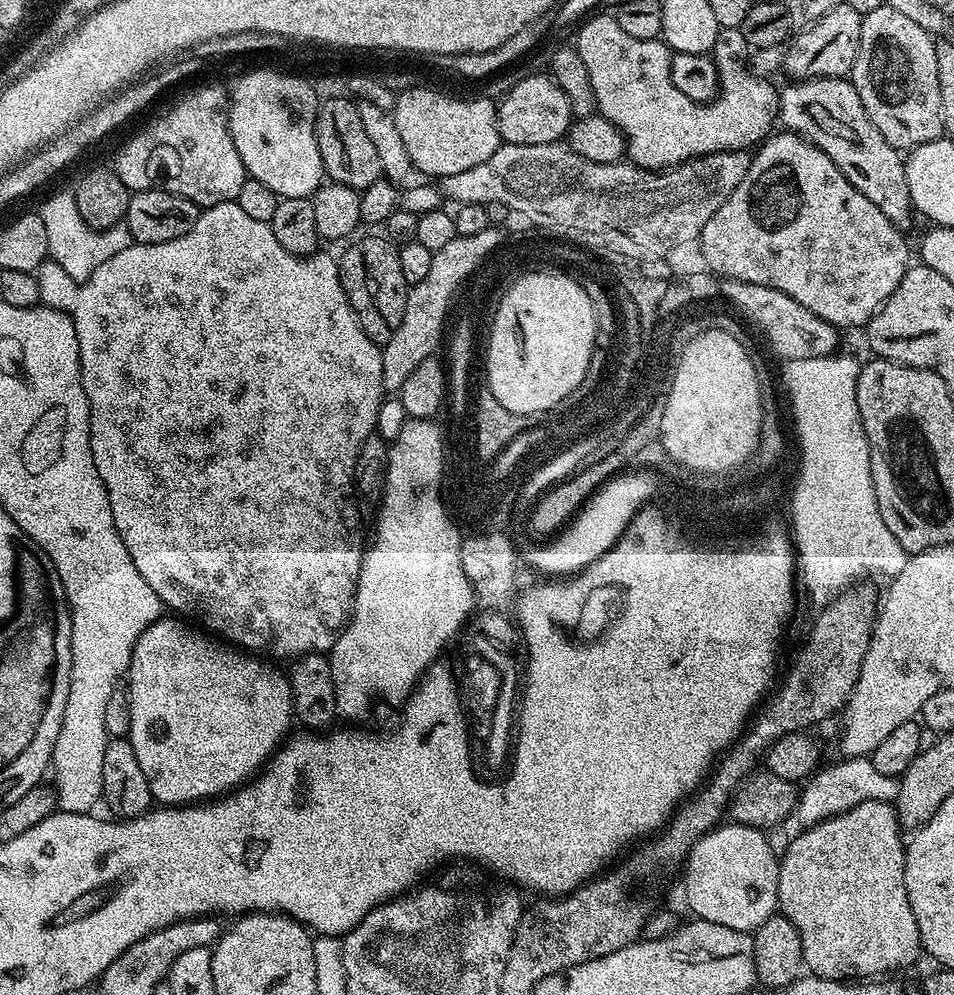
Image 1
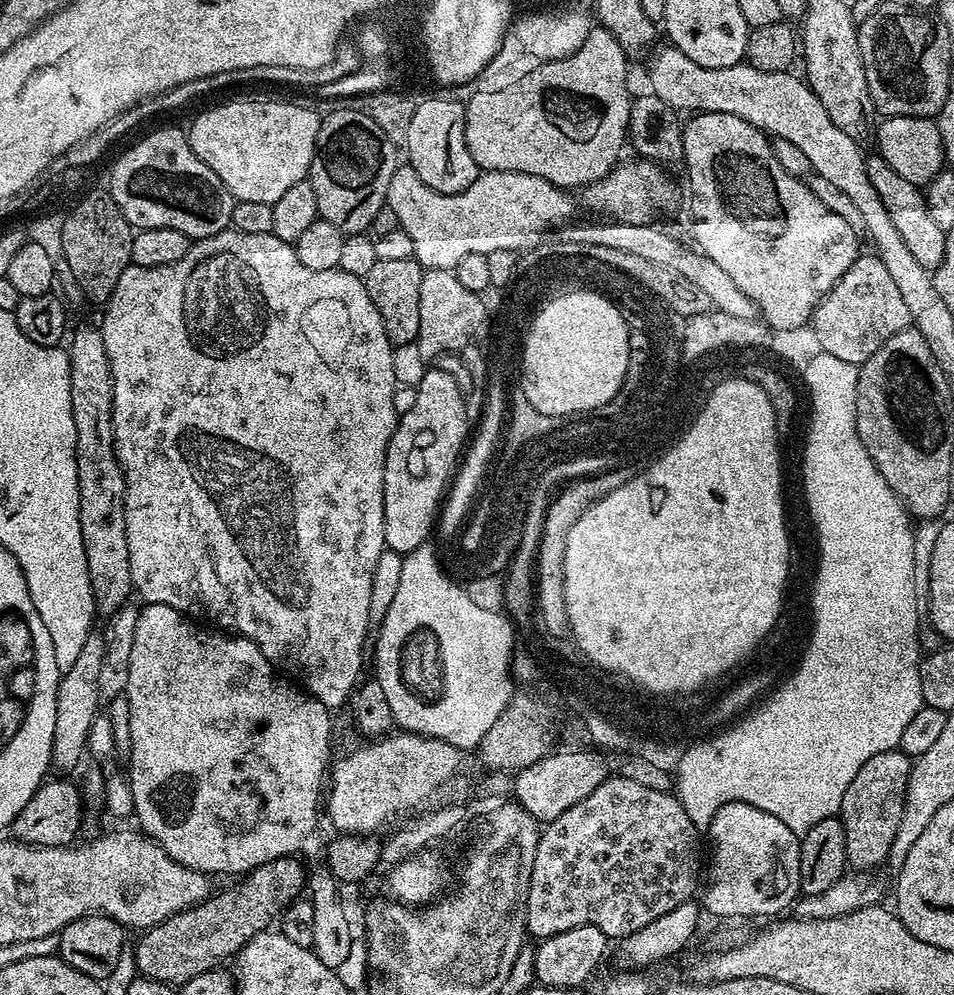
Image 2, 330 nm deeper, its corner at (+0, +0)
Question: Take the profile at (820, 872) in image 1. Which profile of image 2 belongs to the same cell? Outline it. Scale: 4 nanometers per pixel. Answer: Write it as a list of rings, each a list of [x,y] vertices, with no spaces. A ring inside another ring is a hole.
[[[899,750],[874,754],[858,774],[854,782],[846,786],[838,819],[844,824],[848,864],[856,870],[883,865],[890,854],[894,836],[902,822],[902,806],[906,798],[906,786],[910,778],[913,757]]]

